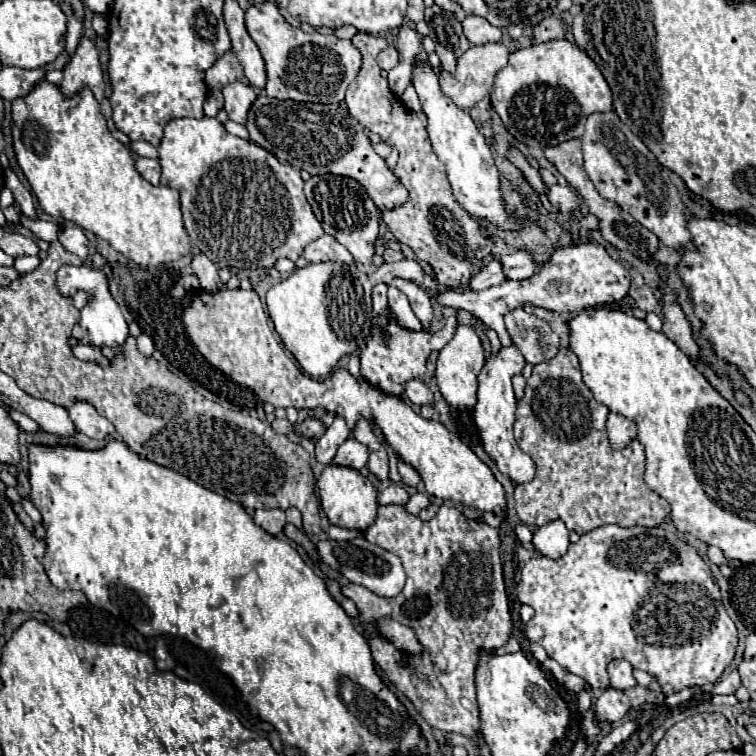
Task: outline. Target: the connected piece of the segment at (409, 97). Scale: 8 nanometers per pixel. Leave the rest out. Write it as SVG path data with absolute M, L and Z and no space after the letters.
M408 85L408 87L406 87L406 91L402 93L402 101L404 101L410 109L420 111L420 101L418 101L418 95L416 95L416 91L414 91L414 85Z

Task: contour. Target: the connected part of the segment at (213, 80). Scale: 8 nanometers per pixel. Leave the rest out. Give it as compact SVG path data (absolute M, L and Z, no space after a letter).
M228 51L214 63L214 67L206 71L206 85L210 89L222 89L228 83L234 83L236 79L242 79L242 77L244 77L244 69L240 61L232 51Z

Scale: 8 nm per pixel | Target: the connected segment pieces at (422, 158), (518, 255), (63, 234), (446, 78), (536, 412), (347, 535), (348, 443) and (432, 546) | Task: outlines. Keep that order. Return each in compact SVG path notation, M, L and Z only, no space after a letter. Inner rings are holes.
M358 33L352 37L352 43L362 53L362 69L358 77L350 83L346 91L348 111L368 129L382 137L384 143L396 147L400 151L398 165L394 175L402 181L402 185L410 193L410 201L398 209L384 211L382 219L394 237L412 247L418 255L418 261L426 261L432 265L434 275L444 285L460 285L466 283L472 273L476 275L482 269L482 257L492 253L492 241L484 235L486 231L474 221L464 207L454 199L450 183L446 179L444 163L432 151L428 131L426 131L426 115L410 111L390 89L388 81L382 79L380 67L376 63L376 55L388 47L384 37Z
M514 251L514 253L508 253L508 255L494 257L494 259L500 261L506 279L512 279L512 281L528 279L528 277L532 277L534 271L540 267L540 265L530 257L528 251Z
M68 227L68 229L60 229L60 243L76 253L82 261L86 261L86 255L88 255L88 239L84 235L84 231L80 227Z
M488 43L488 45L472 45L456 63L456 71L448 73L440 69L440 89L448 95L460 109L472 109L480 99L490 95L492 83L496 73L508 63L510 49L502 43Z
M560 349L556 357L534 365L526 383L526 393L518 401L514 437L518 447L528 453L536 463L536 477L530 483L516 485L516 511L524 525L540 527L560 517L570 531L584 535L596 527L616 523L620 527L658 527L670 515L670 503L646 487L644 475L644 447L634 439L624 451L614 451L606 437L608 407L598 403L592 391L584 385L580 361L570 349Z
M330 525L328 527L328 537L334 539L334 541L348 541L348 539L354 539L362 535L360 531L348 531L348 529L342 529L342 527L336 527L336 525Z
M346 439L338 447L332 463L340 467L350 467L350 469L362 469L368 463L368 449L356 439Z
M386 505L378 507L378 519L370 529L366 529L364 537L370 543L380 545L382 549L400 555L400 561L406 571L406 585L400 591L400 595L388 599L378 597L376 593L364 589L362 585L346 585L342 587L342 593L352 599L360 611L362 621L374 623L374 619L388 615L396 621L412 627L418 635L418 641L424 645L422 655L406 655L400 649L396 649L388 639L376 637L368 639L372 657L380 665L380 669L386 671L388 679L410 697L414 707L422 713L422 717L440 731L458 731L460 735L474 741L474 747L480 747L484 743L480 733L480 713L476 703L476 687L472 687L474 671L478 663L478 649L494 651L502 647L512 631L512 617L508 606L508 595L504 577L502 577L502 561L500 561L500 539L498 533L482 523L482 521L468 521L466 515L456 509L442 505L434 519L420 521L416 515L408 513L402 505ZM408 657L410 667L400 667L398 659Z

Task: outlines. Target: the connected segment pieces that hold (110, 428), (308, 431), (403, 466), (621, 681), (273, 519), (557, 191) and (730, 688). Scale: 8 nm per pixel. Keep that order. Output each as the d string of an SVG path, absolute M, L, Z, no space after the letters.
M78 401L74 403L70 409L70 419L74 421L76 429L82 431L84 435L92 437L92 439L106 439L108 435L114 433L114 425L102 417L90 403L86 401Z
M306 417L302 423L296 423L294 425L294 433L298 437L308 437L308 439L320 439L322 433L326 431L324 423L320 419L314 419L314 417Z
M398 459L398 471L400 471L402 481L404 481L406 485L416 487L416 485L420 483L420 475L418 475L418 471L416 471L414 467L408 467L408 463L404 463L402 459Z
M614 659L610 665L608 665L608 675L610 675L610 685L614 689L620 689L620 691L628 691L632 687L636 687L636 679L632 675L632 665L624 659Z
M258 509L254 513L254 523L266 529L270 535L278 535L286 525L286 517L282 509Z
M552 185L546 189L546 195L550 199L550 203L560 209L560 211L572 211L572 209L578 209L580 207L580 197L576 195L576 191L568 185Z
M730 671L728 675L724 675L714 685L712 693L716 693L716 695L728 695L728 693L734 693L738 687L740 687L740 675L738 675L738 671Z

